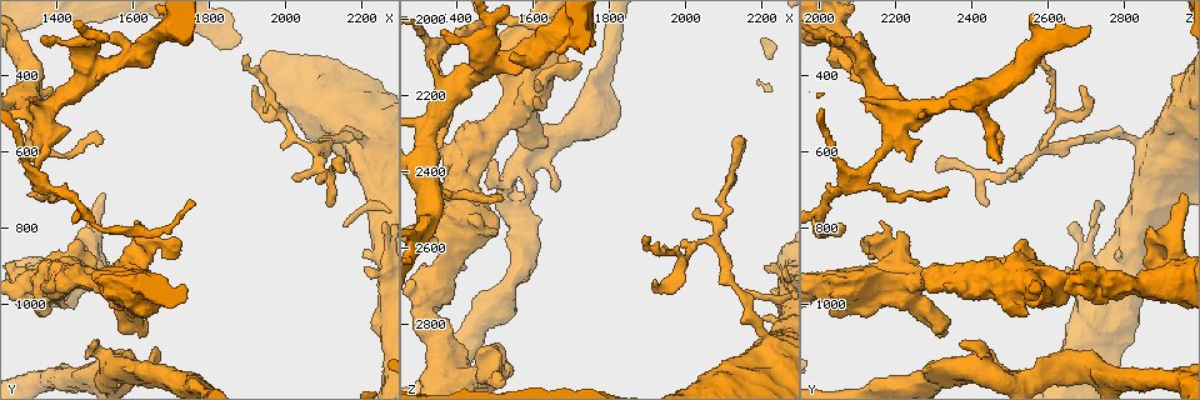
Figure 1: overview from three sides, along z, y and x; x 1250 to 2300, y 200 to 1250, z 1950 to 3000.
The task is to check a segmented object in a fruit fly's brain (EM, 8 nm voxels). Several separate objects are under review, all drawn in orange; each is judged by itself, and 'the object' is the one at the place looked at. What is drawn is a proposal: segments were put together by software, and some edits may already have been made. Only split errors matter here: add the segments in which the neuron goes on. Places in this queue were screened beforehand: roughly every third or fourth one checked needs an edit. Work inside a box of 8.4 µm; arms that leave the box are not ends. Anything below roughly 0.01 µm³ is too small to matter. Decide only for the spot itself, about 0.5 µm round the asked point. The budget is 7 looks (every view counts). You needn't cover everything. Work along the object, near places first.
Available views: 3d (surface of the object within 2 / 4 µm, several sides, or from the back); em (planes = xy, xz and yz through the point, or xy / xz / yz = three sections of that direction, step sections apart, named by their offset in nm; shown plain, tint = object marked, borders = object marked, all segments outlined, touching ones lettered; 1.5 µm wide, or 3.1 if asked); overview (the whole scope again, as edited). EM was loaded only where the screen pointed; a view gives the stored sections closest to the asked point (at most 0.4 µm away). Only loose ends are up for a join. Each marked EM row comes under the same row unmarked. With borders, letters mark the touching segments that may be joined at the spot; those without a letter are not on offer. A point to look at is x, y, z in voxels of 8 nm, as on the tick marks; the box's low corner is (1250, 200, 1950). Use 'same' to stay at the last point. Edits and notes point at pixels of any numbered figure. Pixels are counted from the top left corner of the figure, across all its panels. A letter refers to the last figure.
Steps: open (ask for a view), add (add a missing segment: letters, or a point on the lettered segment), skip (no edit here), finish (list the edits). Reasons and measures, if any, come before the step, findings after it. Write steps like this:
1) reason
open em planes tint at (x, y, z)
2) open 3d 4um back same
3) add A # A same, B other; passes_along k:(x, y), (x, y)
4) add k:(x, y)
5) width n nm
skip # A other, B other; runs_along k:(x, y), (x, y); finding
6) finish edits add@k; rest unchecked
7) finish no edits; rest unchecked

thick end
open em planes borders at (1325, 625, 2240)

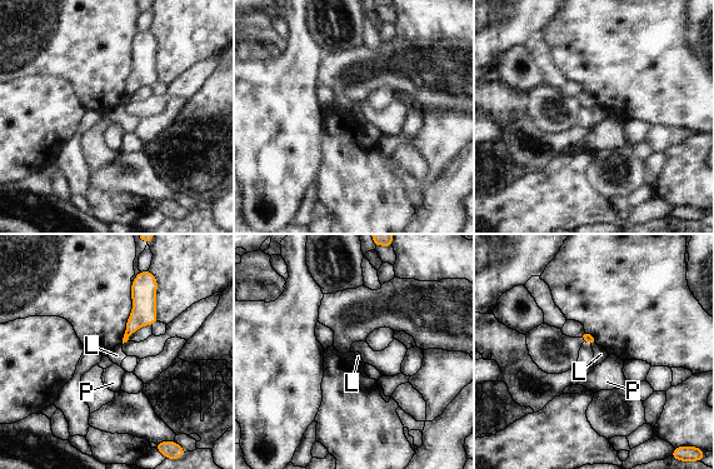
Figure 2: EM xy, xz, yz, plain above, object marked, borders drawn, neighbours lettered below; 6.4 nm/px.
skip # L other, P other; border 2:(595, 343), (592, 345); no lettered segment goes on from it

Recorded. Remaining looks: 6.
open em planes borders at (1905, 360, 2570)

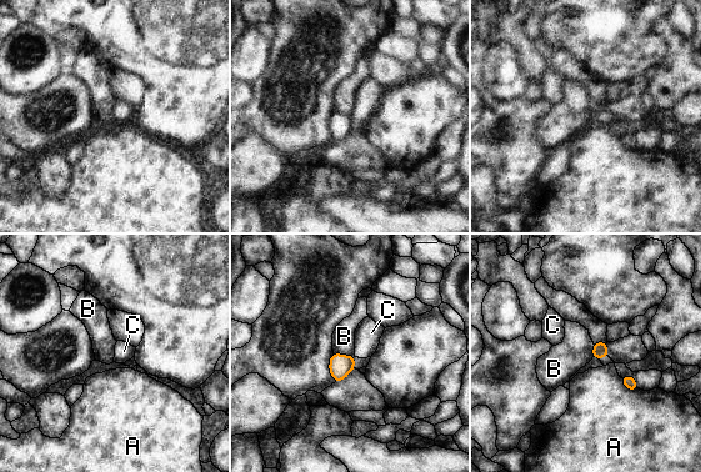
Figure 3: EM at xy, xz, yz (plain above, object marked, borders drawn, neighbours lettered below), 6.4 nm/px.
skip # A other, B other, C other; border 3:(334, 352), (354, 356); no lettered segment goes on from it

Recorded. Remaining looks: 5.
an open end
open 3d 4um at (1360, 300, 2025)

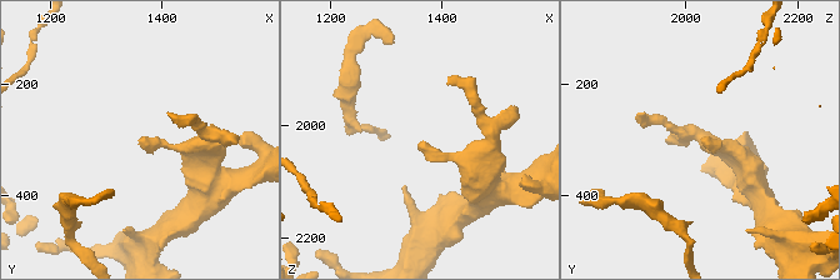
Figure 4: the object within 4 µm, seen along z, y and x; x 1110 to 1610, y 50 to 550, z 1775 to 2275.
open em planes borders at (1365, 305, 2030)

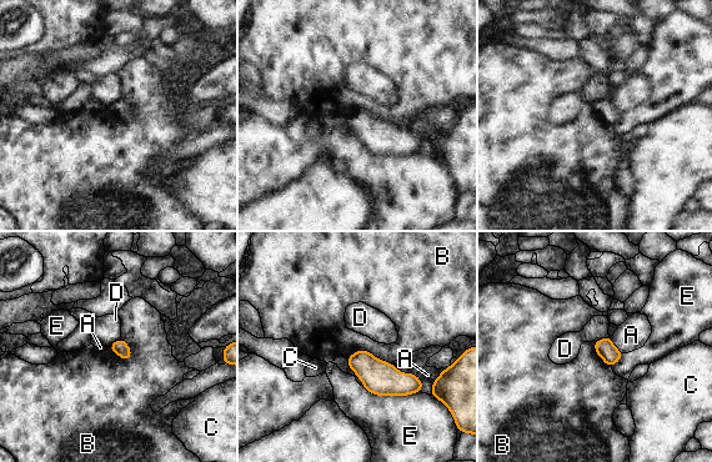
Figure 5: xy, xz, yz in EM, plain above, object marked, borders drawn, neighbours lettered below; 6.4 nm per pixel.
width 100 nm
skip # A other, B other, C other, D other, E other; border 5:(347, 357), (367, 350), (391, 363); no lettered segment goes on from it

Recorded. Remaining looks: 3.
finish no edits; rest unchecked

